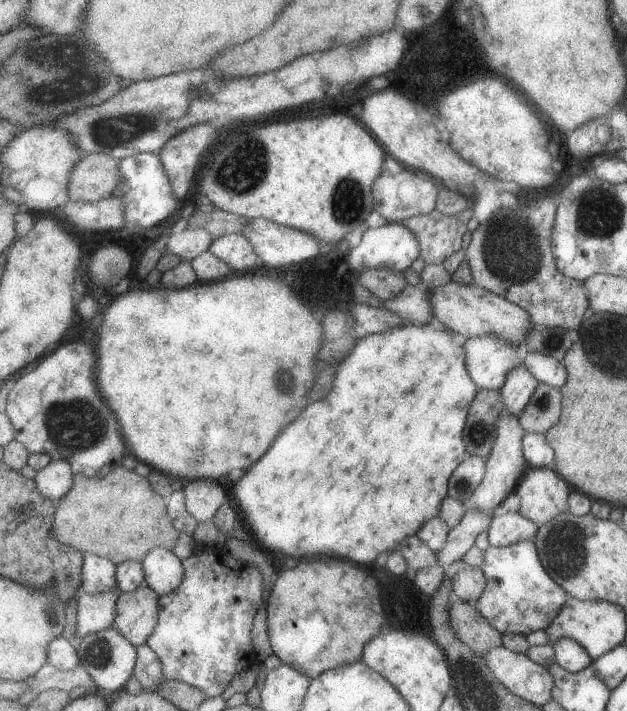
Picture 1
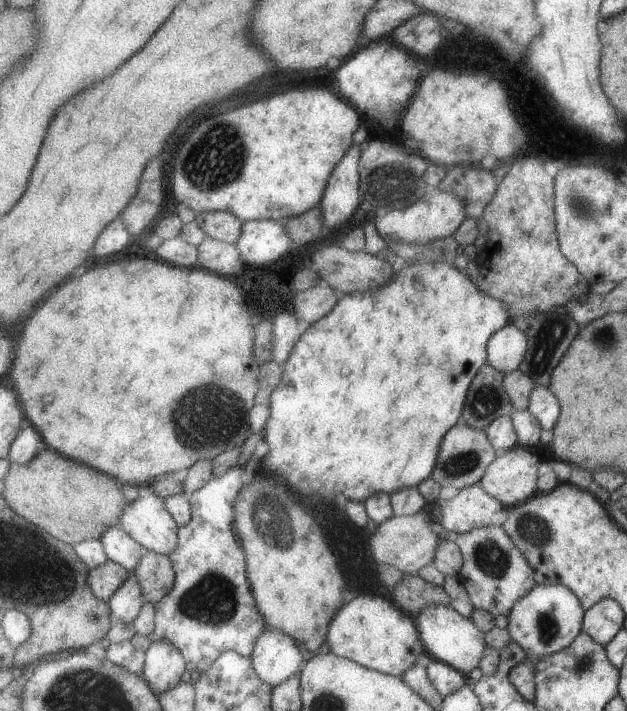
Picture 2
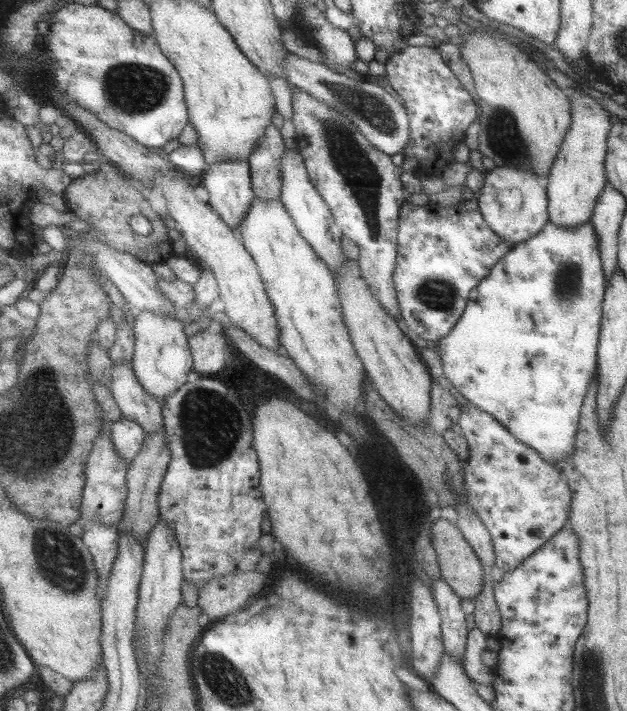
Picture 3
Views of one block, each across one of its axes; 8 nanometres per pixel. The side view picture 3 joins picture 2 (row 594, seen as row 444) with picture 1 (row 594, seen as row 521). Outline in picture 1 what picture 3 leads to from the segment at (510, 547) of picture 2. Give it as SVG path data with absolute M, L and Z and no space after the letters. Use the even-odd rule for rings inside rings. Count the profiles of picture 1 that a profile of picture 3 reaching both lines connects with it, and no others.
M522 540L504 547L489 545L483 551L480 569L485 577L485 590L473 605L501 634L526 637L535 630L545 631L565 602L566 592L544 572L532 540Z

